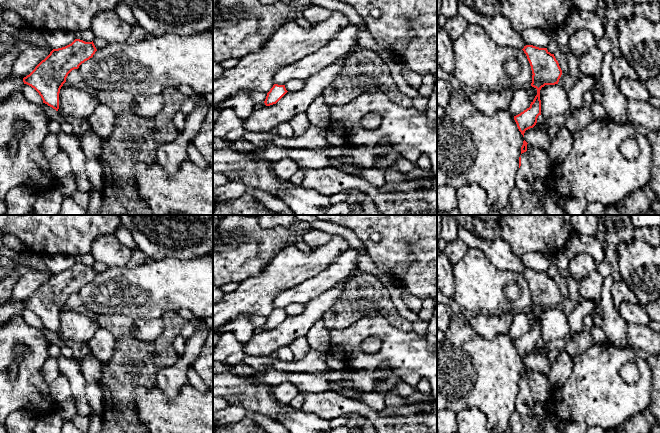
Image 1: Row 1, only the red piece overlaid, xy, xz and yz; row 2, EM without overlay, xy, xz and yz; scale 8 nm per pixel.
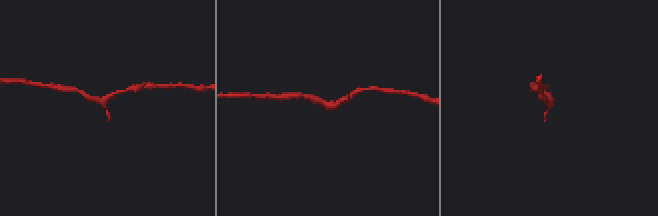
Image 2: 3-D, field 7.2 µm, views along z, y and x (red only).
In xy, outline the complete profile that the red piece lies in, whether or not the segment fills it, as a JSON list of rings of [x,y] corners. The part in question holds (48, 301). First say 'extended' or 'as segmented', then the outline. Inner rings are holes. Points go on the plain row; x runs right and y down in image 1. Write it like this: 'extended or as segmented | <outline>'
as segmented | [[[75,263],[65,271],[53,273],[29,299],[23,302],[23,306],[39,317],[43,327],[58,335],[60,313],[68,298],[92,282],[96,275],[93,265]]]

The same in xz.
as segmented | [[[274,308],[270,315],[267,317],[264,325],[266,330],[276,328],[288,315],[285,309]]]

